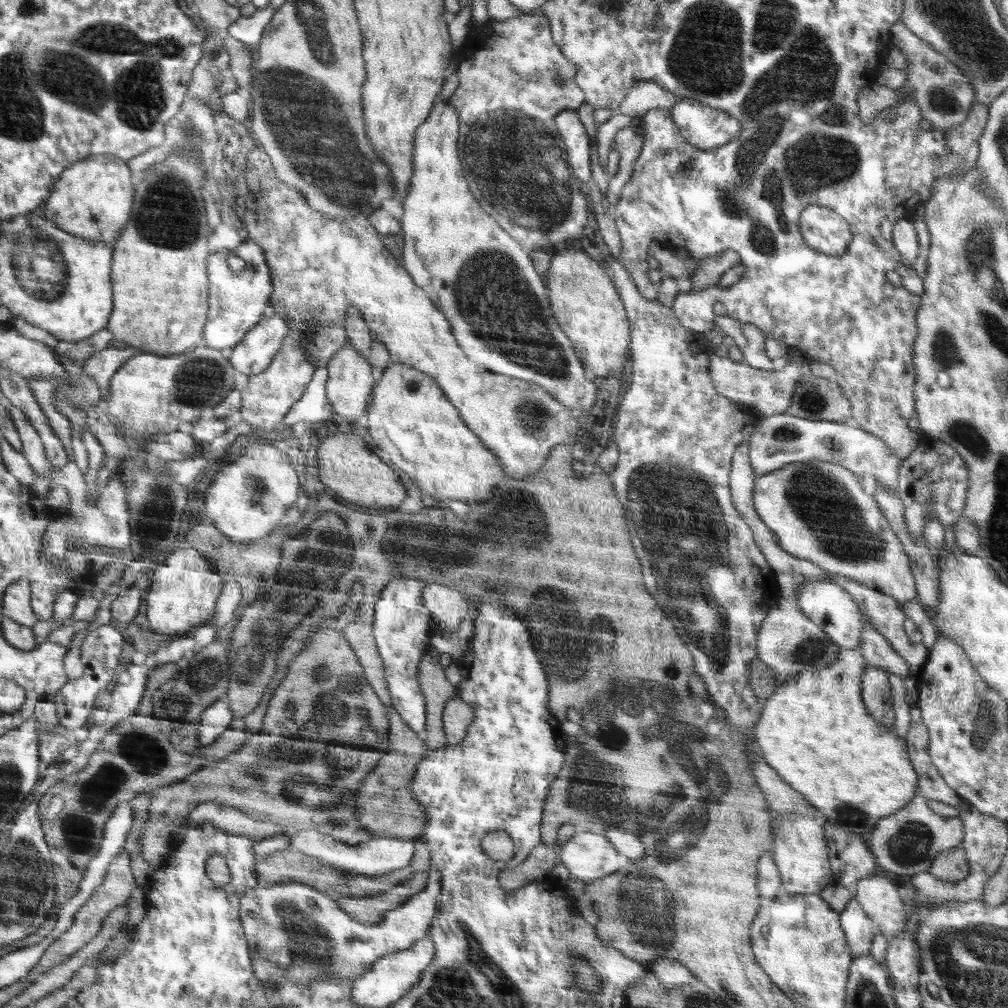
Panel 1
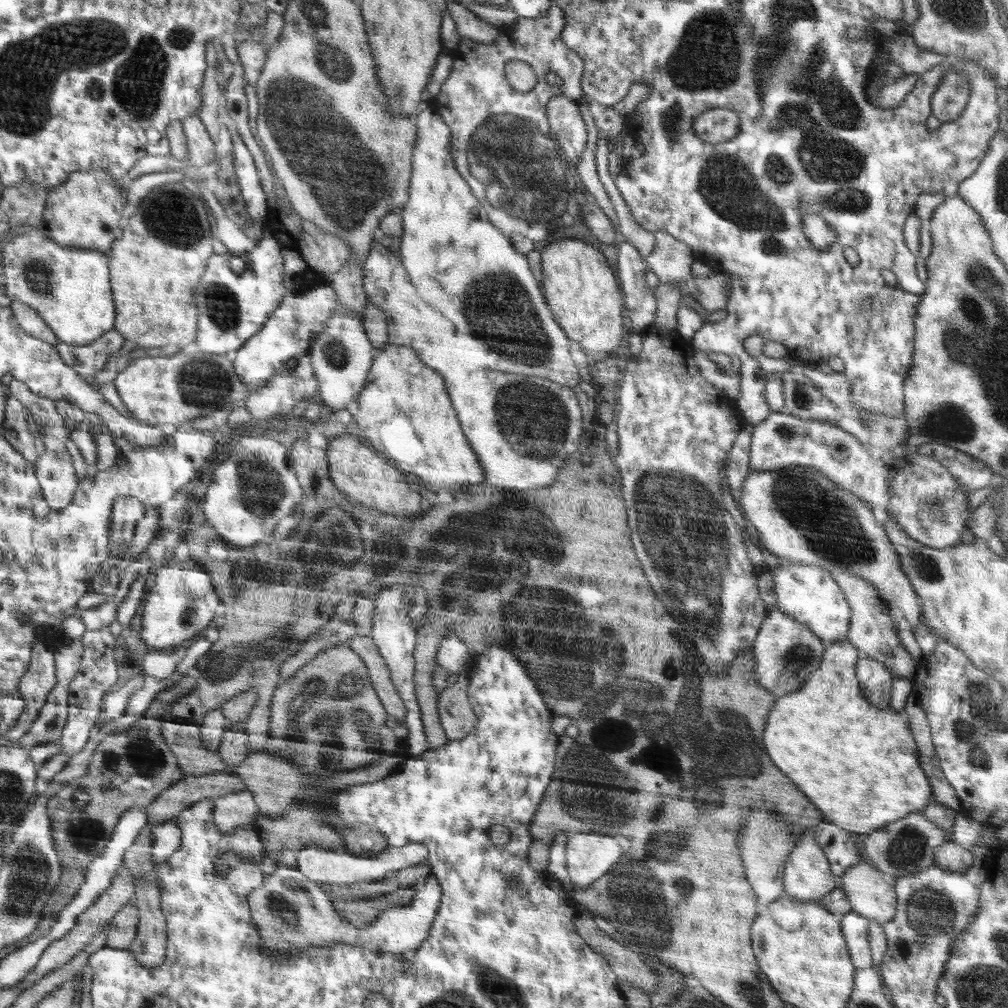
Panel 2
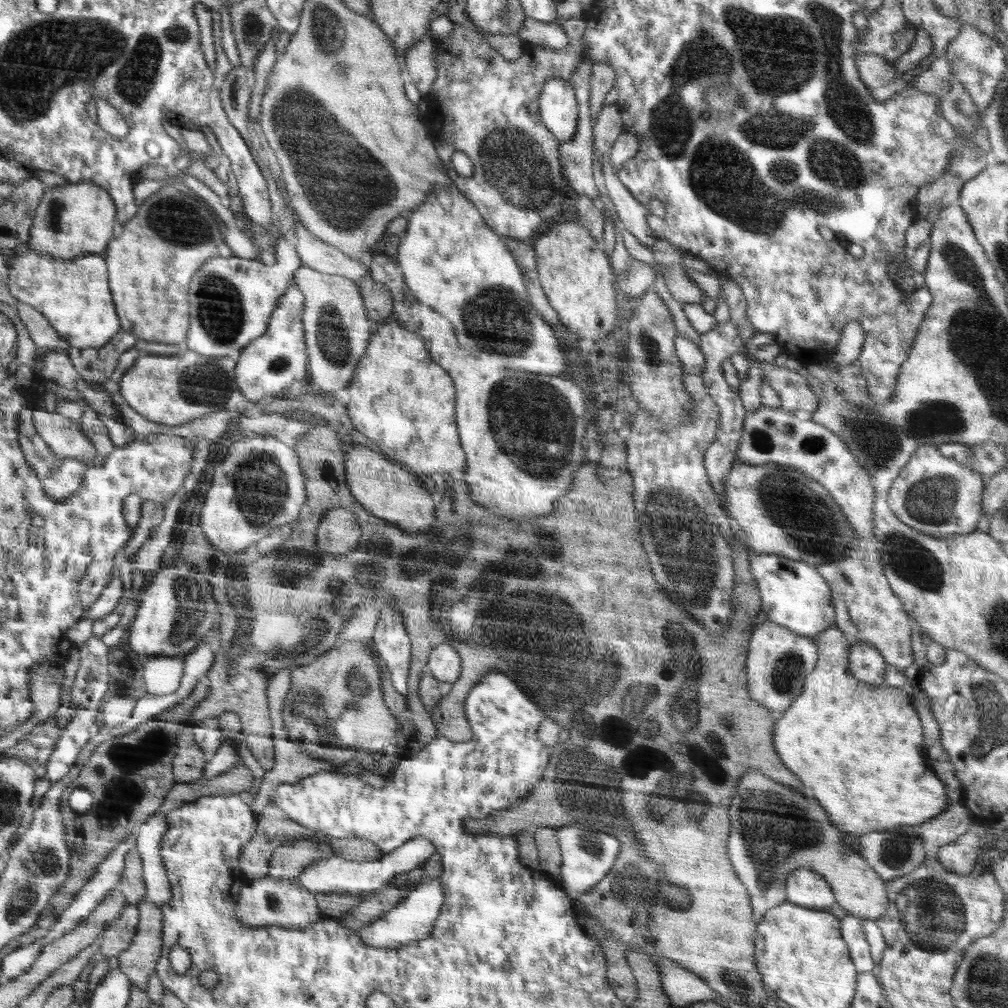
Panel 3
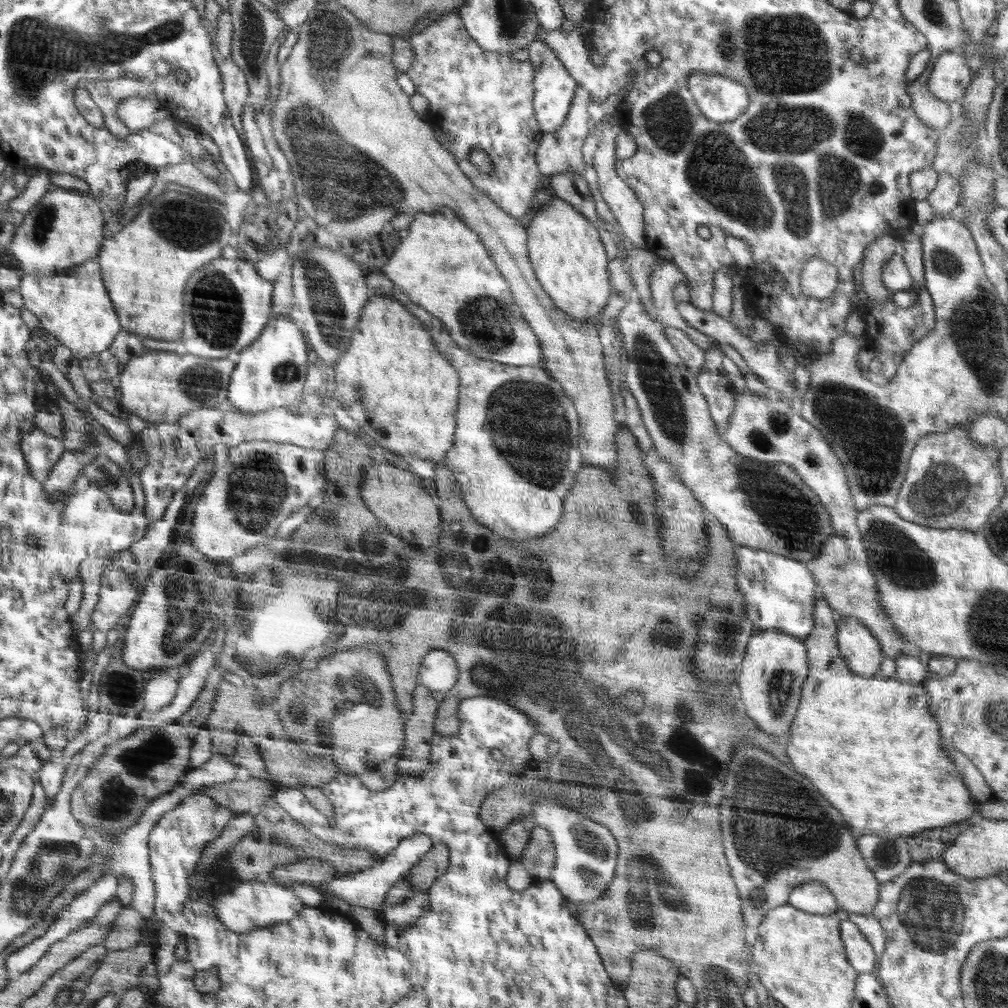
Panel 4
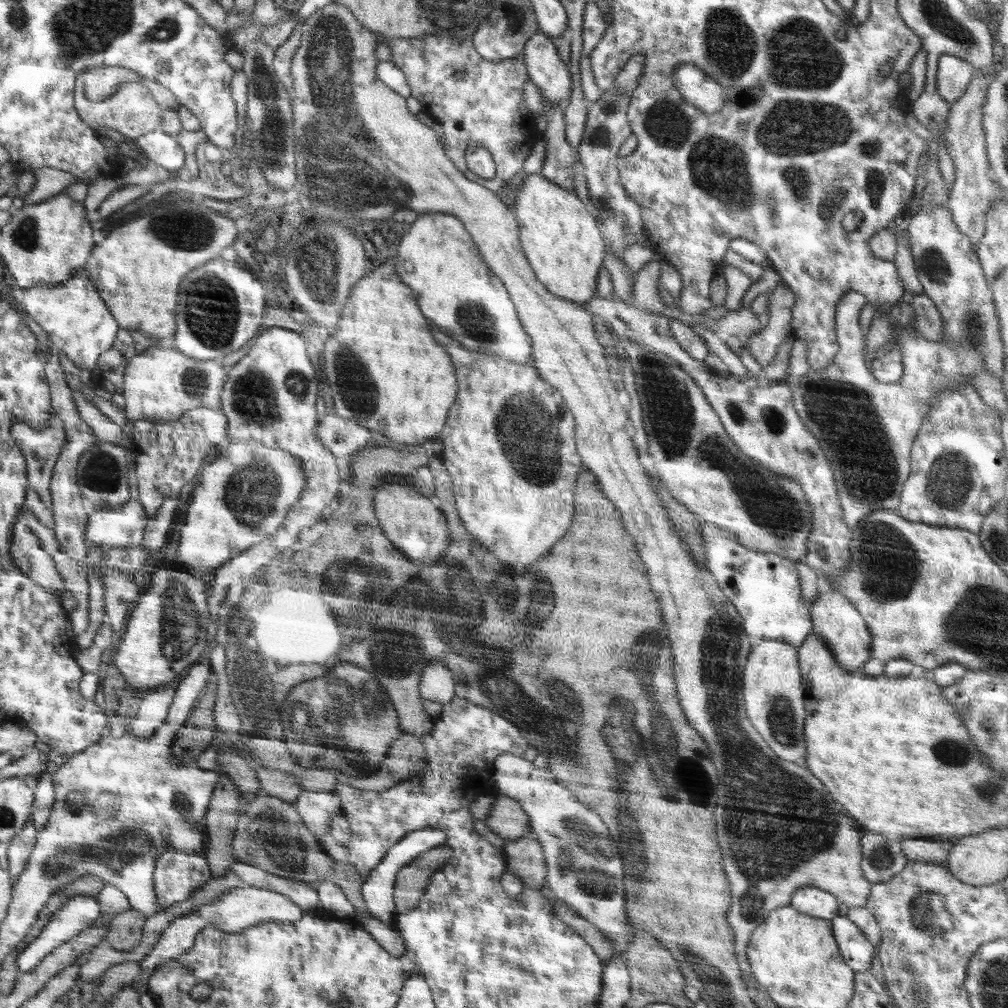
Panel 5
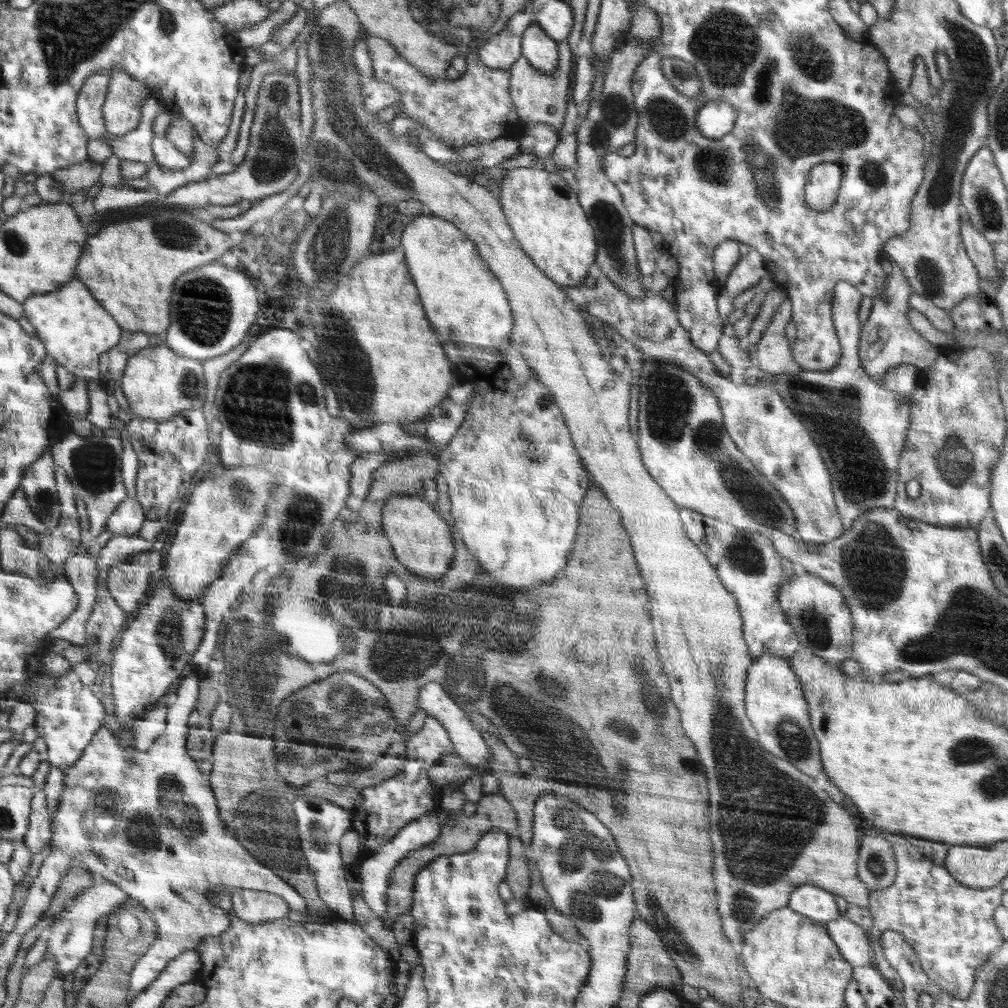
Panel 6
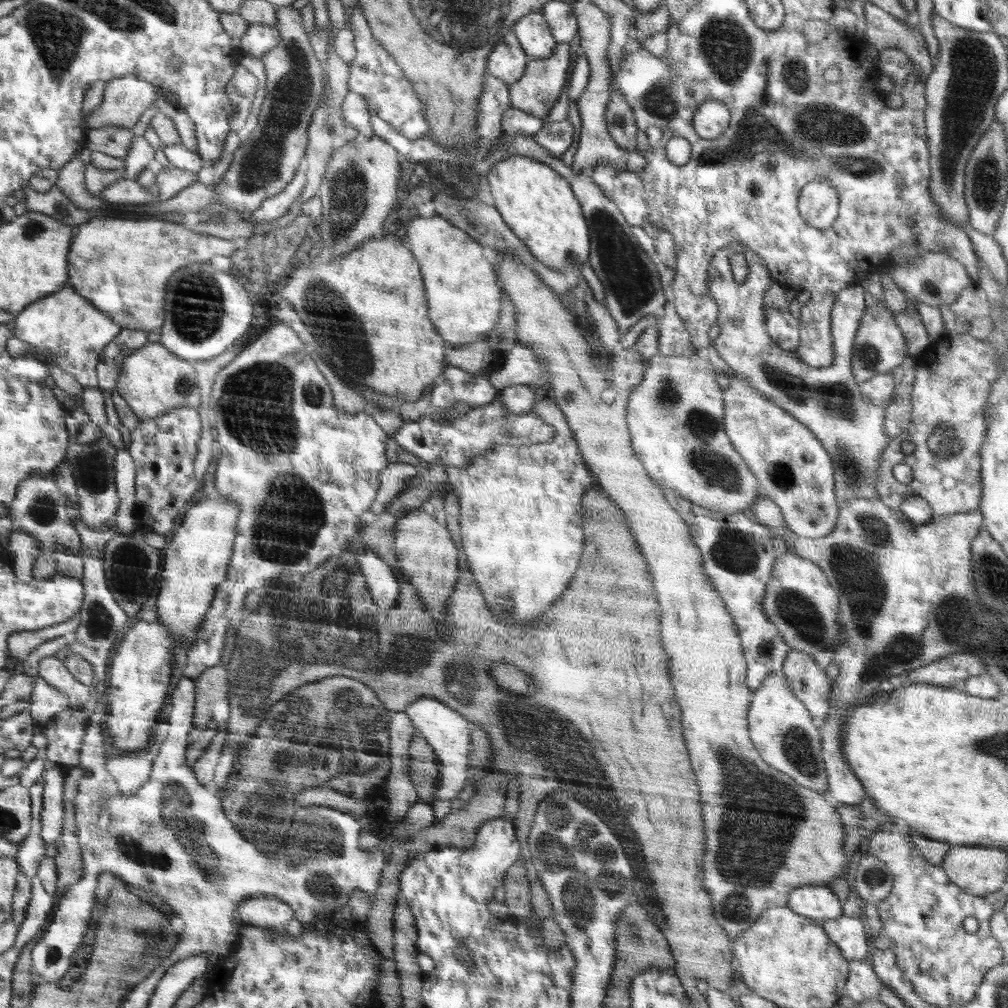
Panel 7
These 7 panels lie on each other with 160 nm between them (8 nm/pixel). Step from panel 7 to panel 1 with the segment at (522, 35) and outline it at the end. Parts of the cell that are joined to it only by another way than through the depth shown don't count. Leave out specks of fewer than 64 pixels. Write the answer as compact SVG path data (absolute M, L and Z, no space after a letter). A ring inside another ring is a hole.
M565 108L555 118L562 142L566 147L567 162L578 182L591 182L589 148L591 140L580 122L576 109Z

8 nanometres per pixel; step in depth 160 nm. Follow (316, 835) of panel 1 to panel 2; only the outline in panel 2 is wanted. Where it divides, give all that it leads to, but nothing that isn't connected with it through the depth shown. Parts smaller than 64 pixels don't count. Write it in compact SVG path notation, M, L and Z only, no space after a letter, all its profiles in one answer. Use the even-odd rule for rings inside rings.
M411 842L404 847L387 847L382 854L376 856L354 856L346 854L344 850L326 850L320 846L311 846L302 848L298 852L297 860L300 873L306 878L320 882L340 882L340 884L352 884L352 882L372 882L389 877L396 871L402 871L406 868L420 864L428 858L428 849L421 843Z

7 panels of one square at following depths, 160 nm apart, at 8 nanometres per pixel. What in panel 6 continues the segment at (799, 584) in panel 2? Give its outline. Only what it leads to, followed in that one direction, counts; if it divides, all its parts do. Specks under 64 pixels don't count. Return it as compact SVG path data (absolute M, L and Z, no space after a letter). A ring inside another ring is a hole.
M679 507L679 515L688 538L704 553L724 588L737 600L745 642L754 660L766 651L785 658L793 655L801 644L779 604L778 593L797 572L797 566L780 556L770 537L761 532L744 530L684 507Z

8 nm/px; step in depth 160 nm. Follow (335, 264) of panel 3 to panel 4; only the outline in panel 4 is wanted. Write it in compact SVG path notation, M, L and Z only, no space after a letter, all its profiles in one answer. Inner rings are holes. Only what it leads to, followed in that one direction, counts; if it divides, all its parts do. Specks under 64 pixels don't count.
M448 207L433 213L416 213L406 231L407 235L392 253L390 260L384 266L369 272L383 274L412 302L440 318L448 326L450 336L458 342L458 346L472 352L474 356L510 366L543 364L540 341L526 322L523 312L520 312L521 308L515 303L509 284L477 232L468 228L468 224L462 222L455 211Z

